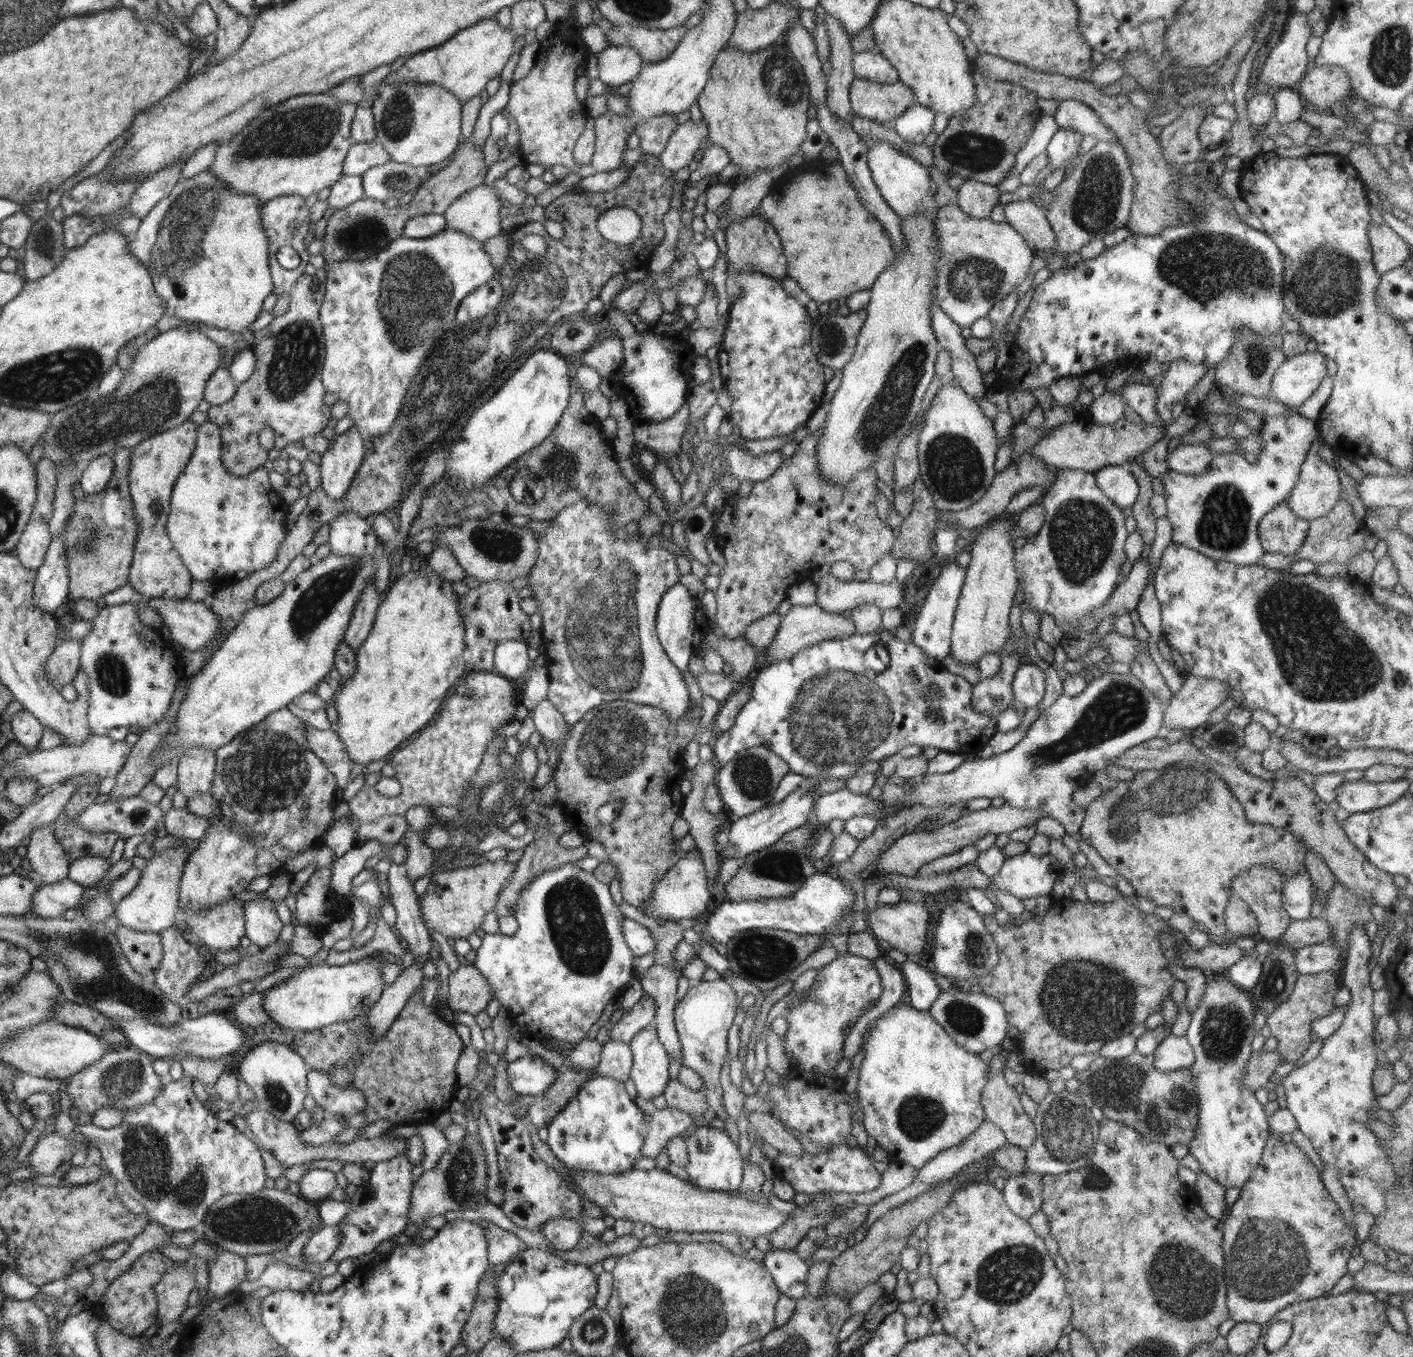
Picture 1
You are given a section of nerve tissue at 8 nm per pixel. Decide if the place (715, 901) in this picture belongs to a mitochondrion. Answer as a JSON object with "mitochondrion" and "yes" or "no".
{"mitochondrion":"no"}

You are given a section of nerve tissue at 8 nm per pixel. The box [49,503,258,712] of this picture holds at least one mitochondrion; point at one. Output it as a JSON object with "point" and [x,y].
{"point":[111,671]}

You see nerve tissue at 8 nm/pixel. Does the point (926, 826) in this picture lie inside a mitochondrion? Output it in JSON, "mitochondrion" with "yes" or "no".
{"mitochondrion":"no"}

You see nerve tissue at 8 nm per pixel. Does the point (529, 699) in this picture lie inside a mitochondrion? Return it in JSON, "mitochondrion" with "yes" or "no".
{"mitochondrion":"no"}

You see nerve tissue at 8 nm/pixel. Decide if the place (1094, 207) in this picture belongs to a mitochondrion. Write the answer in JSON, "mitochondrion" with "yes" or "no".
{"mitochondrion":"yes"}

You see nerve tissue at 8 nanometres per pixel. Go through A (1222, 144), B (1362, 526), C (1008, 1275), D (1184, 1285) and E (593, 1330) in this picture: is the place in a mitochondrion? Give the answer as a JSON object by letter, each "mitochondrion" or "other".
{"A":"other","B":"other","C":"mitochondrion","D":"mitochondrion","E":"mitochondrion"}

